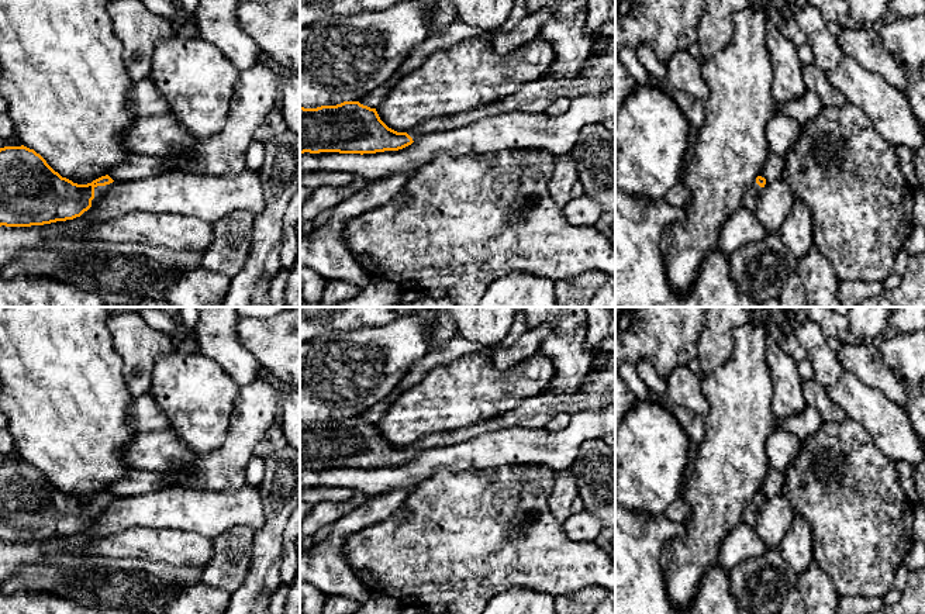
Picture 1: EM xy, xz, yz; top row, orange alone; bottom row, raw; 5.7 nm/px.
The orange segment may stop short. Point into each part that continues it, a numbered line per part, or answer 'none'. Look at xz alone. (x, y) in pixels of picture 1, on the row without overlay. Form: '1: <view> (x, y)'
1: xz (534, 413)

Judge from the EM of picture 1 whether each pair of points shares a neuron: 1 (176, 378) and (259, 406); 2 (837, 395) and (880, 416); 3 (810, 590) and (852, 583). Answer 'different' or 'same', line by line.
1: different
2: same
3: different

